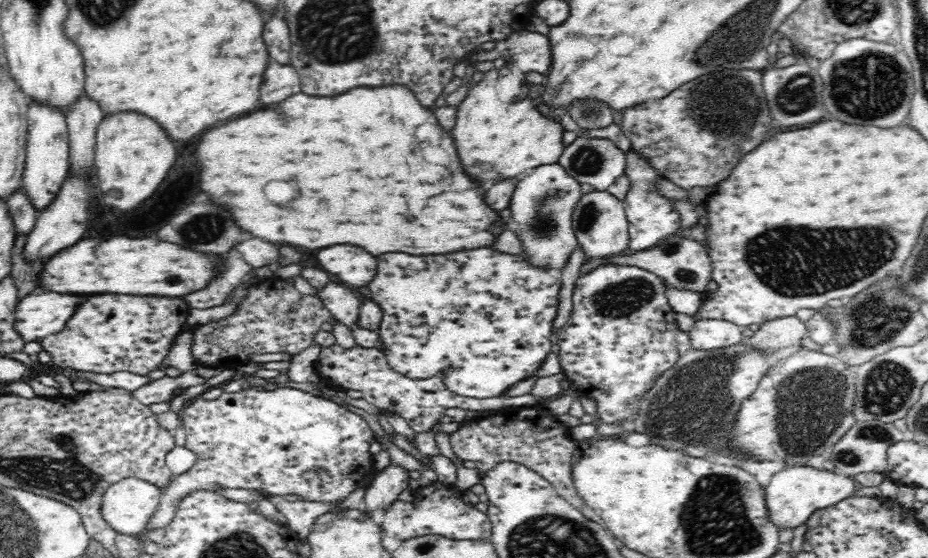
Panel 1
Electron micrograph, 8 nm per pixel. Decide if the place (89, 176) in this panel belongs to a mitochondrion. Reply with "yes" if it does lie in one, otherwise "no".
no

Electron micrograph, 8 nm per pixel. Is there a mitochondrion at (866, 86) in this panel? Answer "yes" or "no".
yes

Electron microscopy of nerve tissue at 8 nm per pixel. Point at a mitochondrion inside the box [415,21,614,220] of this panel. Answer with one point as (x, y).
(587, 160)

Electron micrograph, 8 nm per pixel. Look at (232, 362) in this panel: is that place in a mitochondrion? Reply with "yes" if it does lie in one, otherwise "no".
no

